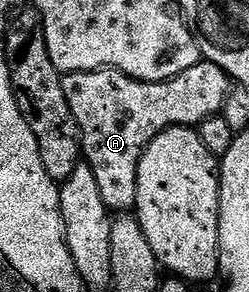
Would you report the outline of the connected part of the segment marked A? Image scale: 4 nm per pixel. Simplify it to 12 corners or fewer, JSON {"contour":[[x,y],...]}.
{"contour":[[200,61],[159,83],[63,74],[84,161],[112,213],[169,127],[223,110],[232,80]]}

